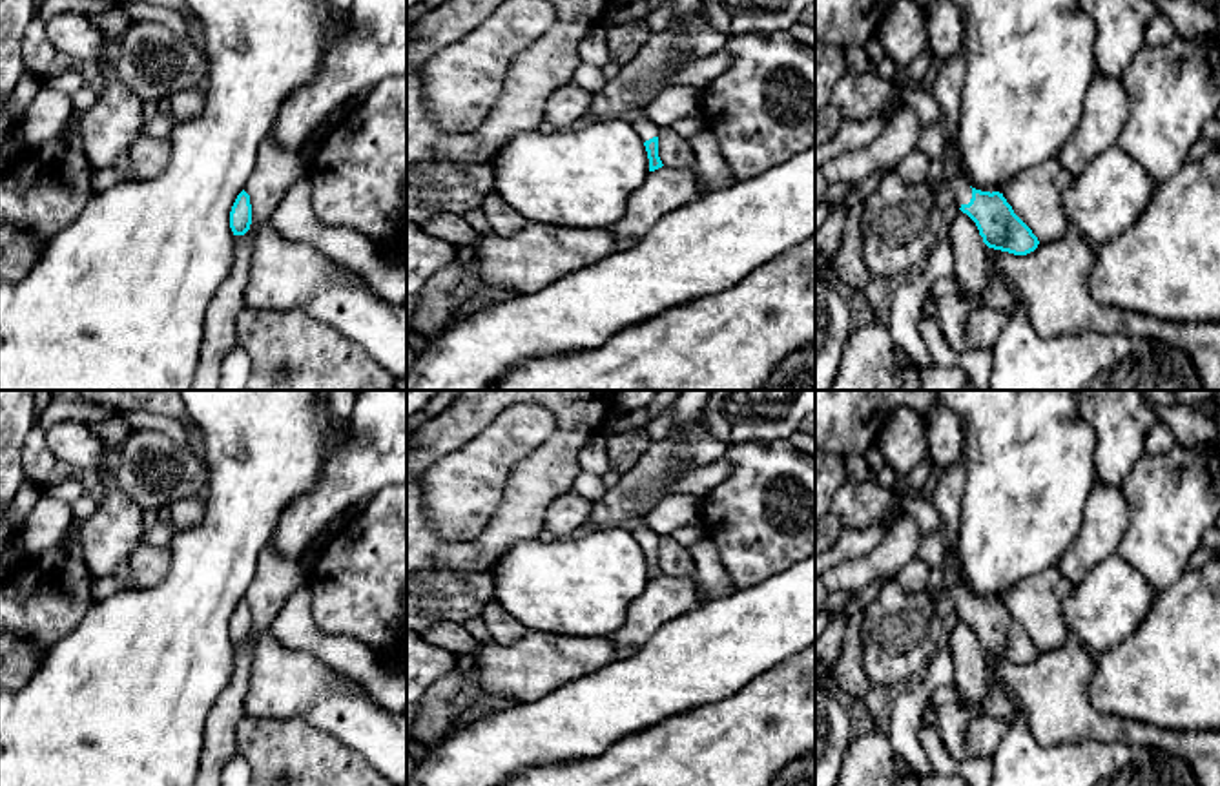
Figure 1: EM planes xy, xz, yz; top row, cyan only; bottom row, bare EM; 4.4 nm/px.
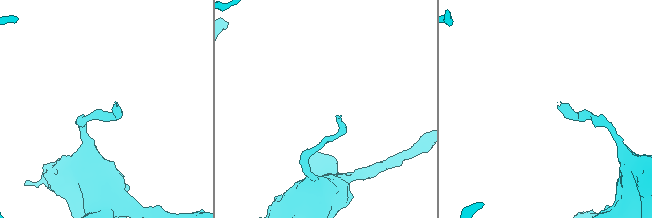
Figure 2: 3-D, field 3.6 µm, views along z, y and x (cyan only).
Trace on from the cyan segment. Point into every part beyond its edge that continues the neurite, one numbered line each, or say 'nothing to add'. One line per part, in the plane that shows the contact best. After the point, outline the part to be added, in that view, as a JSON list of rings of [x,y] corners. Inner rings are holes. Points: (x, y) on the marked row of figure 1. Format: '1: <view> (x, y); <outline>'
1: yz (947, 168); [[[945,153],[939,160],[936,160],[934,177],[937,182],[946,184],[952,190],[957,208],[970,202],[972,188],[959,173],[957,153]]]

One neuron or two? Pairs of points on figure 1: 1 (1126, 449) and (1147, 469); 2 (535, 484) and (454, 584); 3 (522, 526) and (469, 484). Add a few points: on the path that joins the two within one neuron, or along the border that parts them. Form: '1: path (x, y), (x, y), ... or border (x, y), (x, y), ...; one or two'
1: border (1144, 453), (1120, 487); two
2: border (425, 568), (491, 571); two
3: border (515, 465), (495, 513), (471, 538); two

